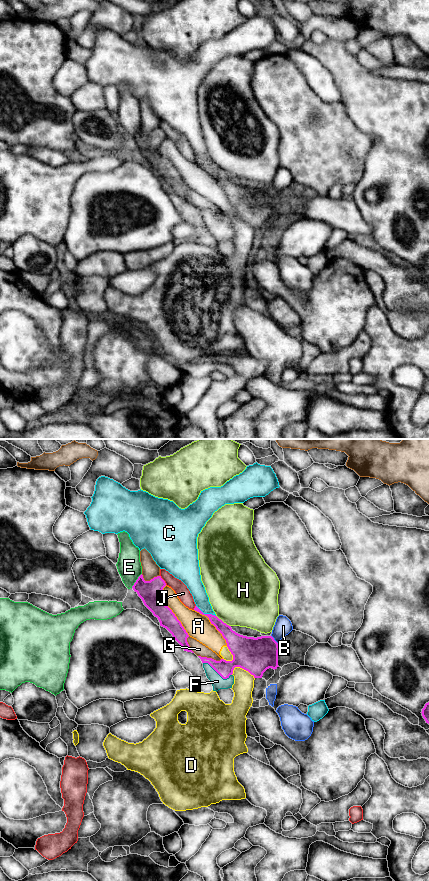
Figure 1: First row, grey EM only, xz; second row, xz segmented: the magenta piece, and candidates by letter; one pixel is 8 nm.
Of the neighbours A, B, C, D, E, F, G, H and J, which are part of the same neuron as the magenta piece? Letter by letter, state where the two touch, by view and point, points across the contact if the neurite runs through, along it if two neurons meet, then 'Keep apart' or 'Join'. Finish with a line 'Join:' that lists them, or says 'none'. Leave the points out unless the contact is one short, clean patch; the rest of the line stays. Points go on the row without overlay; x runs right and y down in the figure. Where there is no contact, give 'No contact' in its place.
A: Touches magenta at xz (171, 162). Keep apart
B: Touches magenta at xz (273, 191). Keep apart
C: Touches magenta at xz (206, 166). Keep apart
D: Touches magenta at xz (244, 221). Keep apart
E: Touches magenta at xz (136, 132). Keep apart
F: Touches magenta at xz (217, 224). Path across: xz (244, 209), (217, 224), (217, 233). Join
G: Touches magenta at xz (210, 210). Keep apart
H: Touches magenta at xz (222, 173). Keep apart
J: Touches magenta at xz (163, 132). Keep apart
Join: F

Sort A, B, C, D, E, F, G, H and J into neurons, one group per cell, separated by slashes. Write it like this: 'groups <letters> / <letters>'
groups A D / B / C / E / F / G / H / J

